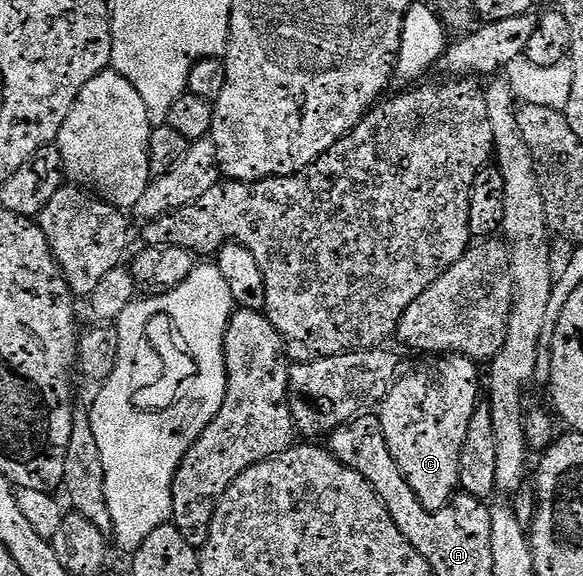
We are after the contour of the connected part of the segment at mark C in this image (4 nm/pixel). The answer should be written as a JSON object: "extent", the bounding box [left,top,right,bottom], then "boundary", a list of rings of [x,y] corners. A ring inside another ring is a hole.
{"extent":[378,354,482,510],"boundary":[[[445,354],[437,357],[420,374],[397,377],[392,388],[378,407],[378,417],[384,429],[384,439],[400,463],[400,470],[410,488],[427,510],[441,510],[447,506],[460,490],[460,457],[462,444],[466,440],[466,428],[470,428],[470,416],[474,416],[477,402],[482,398],[482,378],[475,361],[465,354]]]}

